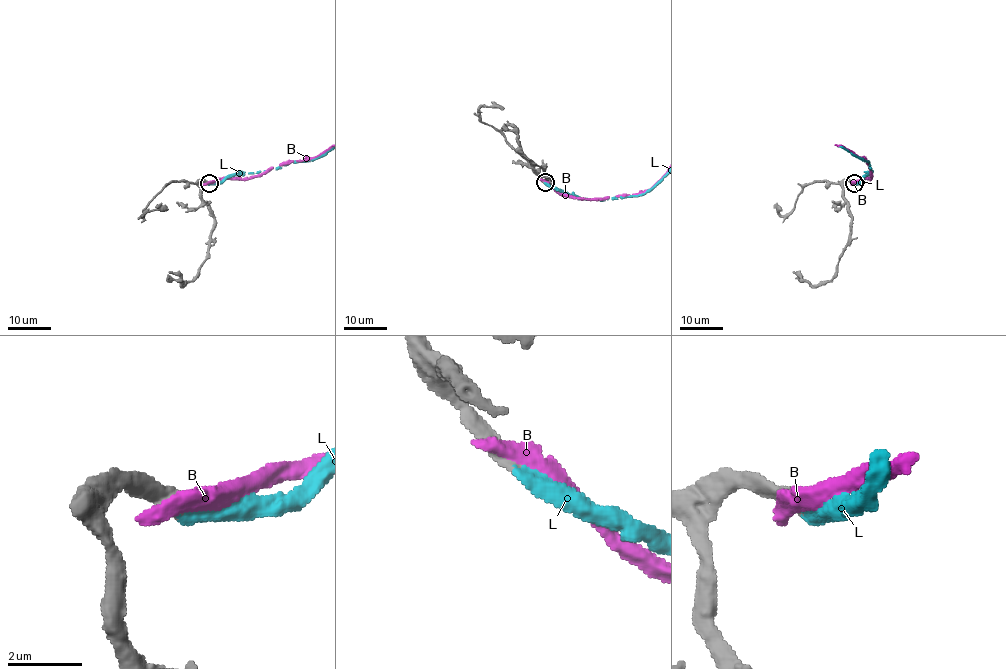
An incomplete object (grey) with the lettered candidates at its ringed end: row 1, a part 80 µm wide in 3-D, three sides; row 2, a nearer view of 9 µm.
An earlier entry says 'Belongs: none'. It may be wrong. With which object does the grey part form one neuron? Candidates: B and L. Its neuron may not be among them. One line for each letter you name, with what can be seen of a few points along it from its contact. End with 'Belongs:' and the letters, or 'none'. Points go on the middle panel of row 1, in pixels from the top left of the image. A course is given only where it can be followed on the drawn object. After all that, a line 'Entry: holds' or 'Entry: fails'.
Belongs: L
Entry: fails

